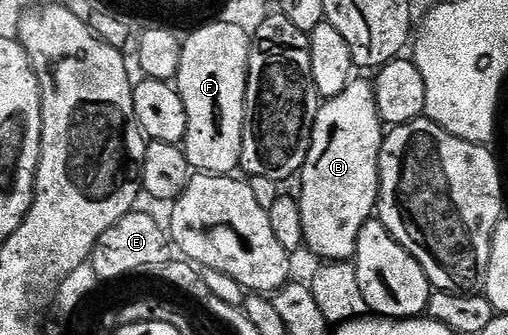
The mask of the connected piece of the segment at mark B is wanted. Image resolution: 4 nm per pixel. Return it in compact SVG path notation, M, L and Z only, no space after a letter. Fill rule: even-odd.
M354 78L336 97L321 103L311 134L310 152L298 175L304 246L325 263L347 262L355 255L358 232L373 217L380 197L380 152L384 125L377 112L376 94L368 81Z

